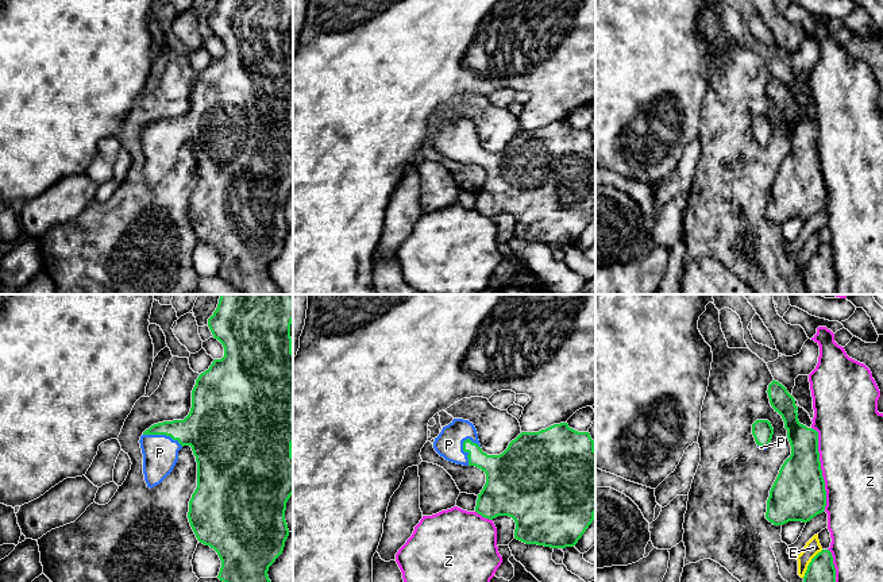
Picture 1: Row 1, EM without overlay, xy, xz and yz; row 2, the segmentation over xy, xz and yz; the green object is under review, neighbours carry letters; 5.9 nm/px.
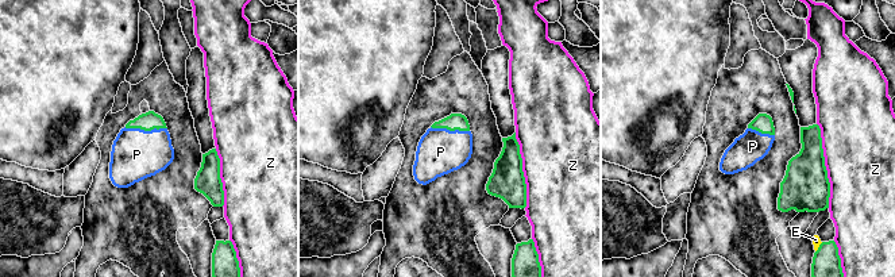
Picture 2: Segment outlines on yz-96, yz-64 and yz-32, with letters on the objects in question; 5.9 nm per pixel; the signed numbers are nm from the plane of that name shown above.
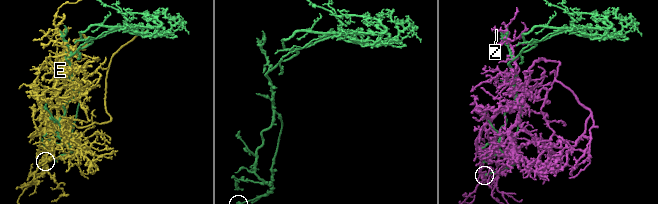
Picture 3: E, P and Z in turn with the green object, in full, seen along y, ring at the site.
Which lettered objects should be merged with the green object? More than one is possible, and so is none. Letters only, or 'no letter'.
P

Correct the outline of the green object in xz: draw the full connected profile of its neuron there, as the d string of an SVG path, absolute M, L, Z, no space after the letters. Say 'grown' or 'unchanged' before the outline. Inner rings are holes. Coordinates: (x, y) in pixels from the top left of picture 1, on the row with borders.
grown; M454 419L433 442L446 460L475 466L486 474L475 512L485 519L509 516L516 523L514 539L551 548L574 547L595 514L595 450L589 432L578 432L567 423L539 432L521 432L500 455L482 451L473 423Z

